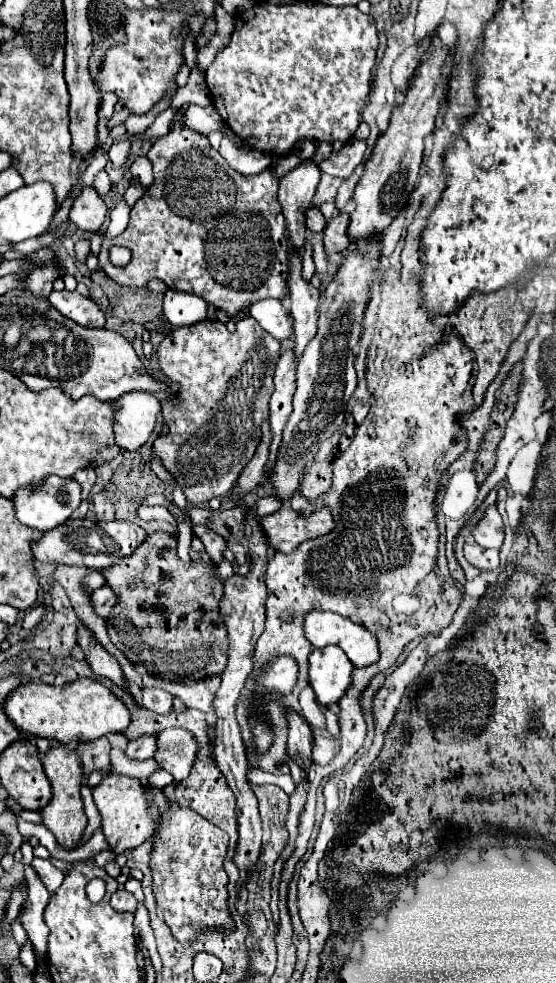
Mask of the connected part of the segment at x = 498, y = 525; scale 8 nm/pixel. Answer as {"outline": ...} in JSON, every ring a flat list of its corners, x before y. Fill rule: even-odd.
{"outline":[[489,507,485,511,485,517,477,523,477,527,473,527,473,537,477,541,477,545,489,549,501,549,503,545,503,521,501,515,497,511,497,507]]}

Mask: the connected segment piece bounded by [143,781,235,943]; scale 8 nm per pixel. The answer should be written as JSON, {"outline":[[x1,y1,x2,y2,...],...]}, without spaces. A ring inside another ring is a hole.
{"outline":[[147,781,143,785,149,805,159,811,157,829,151,837,153,849,149,861,149,869,153,873,153,895,157,907,163,909,163,919,173,937,179,943,189,943,203,931,221,929,225,933,233,933,235,921,227,907,227,873,223,869,229,843,227,833,191,809,169,803,165,797,165,803,157,803,155,789]]}

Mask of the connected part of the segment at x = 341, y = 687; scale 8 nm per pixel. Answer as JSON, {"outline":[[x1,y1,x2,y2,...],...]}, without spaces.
{"outline":[[335,645,313,649,309,655,309,683,321,705,337,703,351,685,353,665]]}

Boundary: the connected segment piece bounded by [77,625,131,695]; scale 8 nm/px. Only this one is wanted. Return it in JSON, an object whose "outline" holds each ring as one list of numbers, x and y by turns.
{"outline":[[79,625,77,629,77,639,79,639,79,647,85,651,87,655,87,663,91,665,93,673,97,677,107,677,111,679,117,687,121,687,125,693,131,695,129,687,125,685,125,675,121,671,121,665,117,663,117,659,113,655,109,655,93,637,93,633,85,627,85,625]]}

